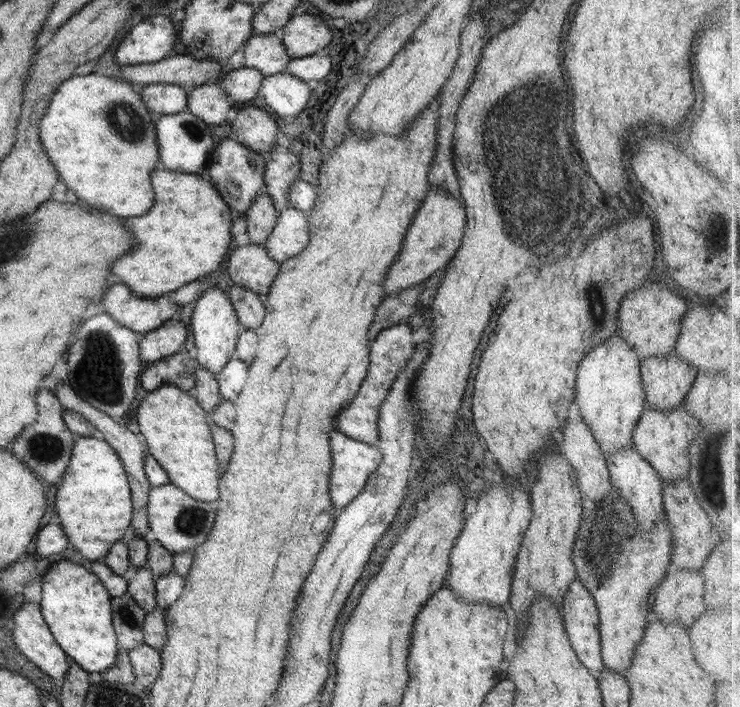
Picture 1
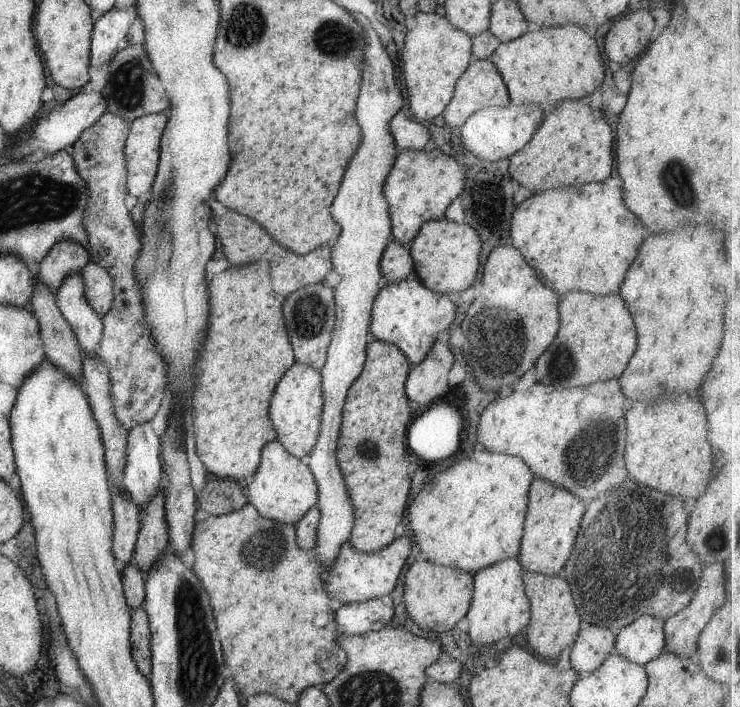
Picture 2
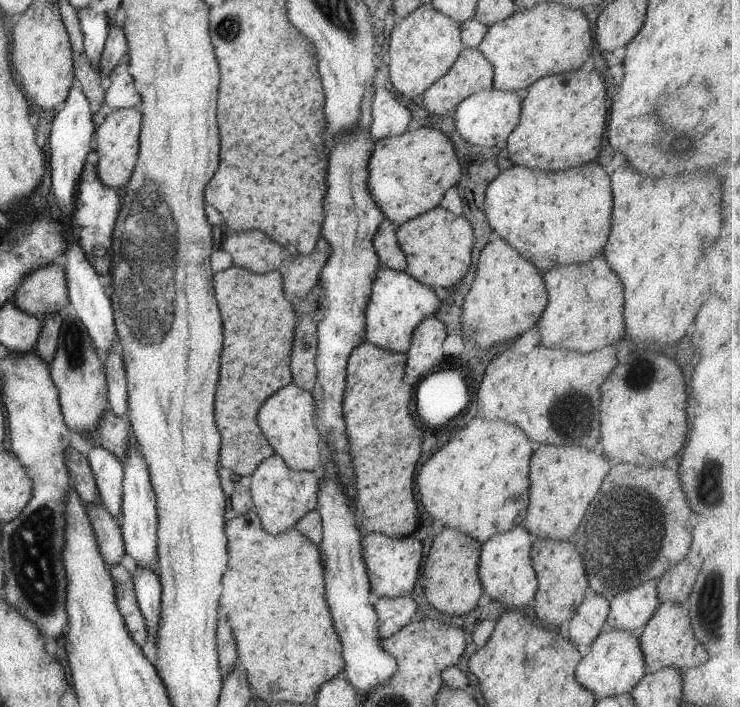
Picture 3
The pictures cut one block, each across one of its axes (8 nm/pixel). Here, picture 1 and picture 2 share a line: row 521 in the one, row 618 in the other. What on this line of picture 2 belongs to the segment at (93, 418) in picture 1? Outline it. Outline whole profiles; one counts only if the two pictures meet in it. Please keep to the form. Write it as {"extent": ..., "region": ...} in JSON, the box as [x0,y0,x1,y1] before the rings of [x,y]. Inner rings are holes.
{"extent":[130,607,151,678],"region":[[[142,607],[131,611],[130,644],[138,672],[147,678],[151,671],[151,632],[147,612]]]}

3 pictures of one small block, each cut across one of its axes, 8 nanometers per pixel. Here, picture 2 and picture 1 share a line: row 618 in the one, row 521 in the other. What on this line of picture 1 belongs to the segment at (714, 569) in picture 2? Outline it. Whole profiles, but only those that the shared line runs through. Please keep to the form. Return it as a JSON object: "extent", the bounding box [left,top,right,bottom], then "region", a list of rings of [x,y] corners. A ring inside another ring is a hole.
{"extent":[663,477,722,570],"region":[[[688,477],[680,482],[664,483],[663,509],[673,536],[671,567],[701,570],[710,553],[720,542],[722,534],[713,526],[707,512],[700,506]]]}

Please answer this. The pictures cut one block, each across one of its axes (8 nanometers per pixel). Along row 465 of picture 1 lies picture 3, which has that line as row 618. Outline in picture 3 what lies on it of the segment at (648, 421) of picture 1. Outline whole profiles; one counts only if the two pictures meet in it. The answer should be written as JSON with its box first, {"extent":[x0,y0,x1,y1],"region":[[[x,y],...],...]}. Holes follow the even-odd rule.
{"extent":[639,601,711,674],"region":[[[660,601],[660,608],[648,620],[639,636],[640,648],[643,652],[646,674],[660,672],[661,668],[674,667],[679,671],[687,671],[704,664],[709,659],[711,651],[696,640],[692,630],[689,608],[684,604]]]}

